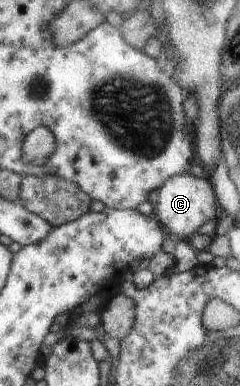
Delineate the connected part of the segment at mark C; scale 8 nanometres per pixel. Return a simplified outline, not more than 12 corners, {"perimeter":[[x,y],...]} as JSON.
{"perimeter":[[182,174],[158,190],[156,216],[174,239],[214,219],[209,177]]}

